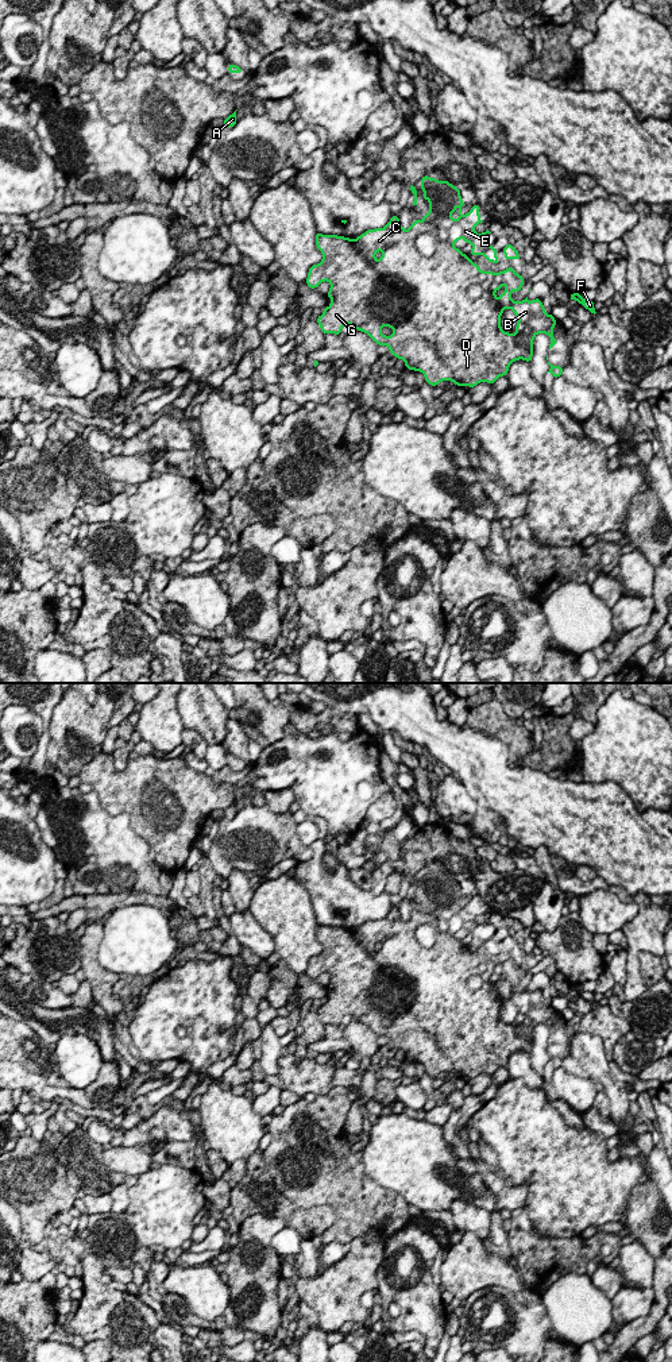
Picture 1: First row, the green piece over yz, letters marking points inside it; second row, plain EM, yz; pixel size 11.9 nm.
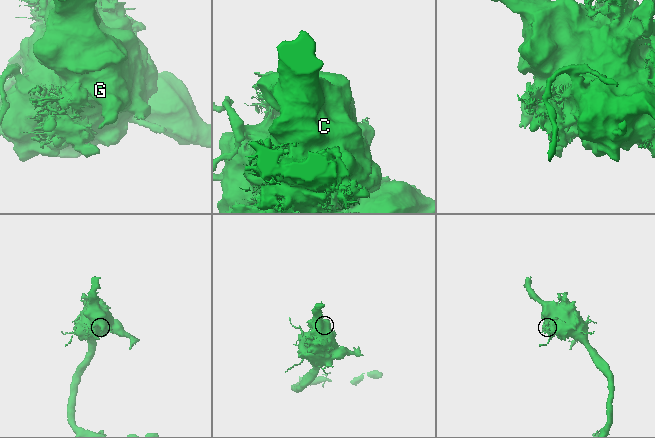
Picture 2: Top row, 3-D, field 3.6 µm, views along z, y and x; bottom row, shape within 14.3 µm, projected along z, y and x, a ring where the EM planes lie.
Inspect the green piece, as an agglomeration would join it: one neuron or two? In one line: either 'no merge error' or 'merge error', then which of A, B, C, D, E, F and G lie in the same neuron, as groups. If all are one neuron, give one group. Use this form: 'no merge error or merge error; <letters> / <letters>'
merge error; A C D E F G / B

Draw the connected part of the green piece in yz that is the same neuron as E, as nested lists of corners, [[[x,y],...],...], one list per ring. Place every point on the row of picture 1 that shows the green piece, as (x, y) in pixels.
[[[424,175],[421,178],[421,184],[422,184],[421,190],[424,192],[424,200],[429,201],[429,212],[424,215],[424,219],[421,221],[414,220],[409,229],[403,229],[398,216],[393,215],[386,227],[368,229],[360,236],[358,236],[355,240],[351,240],[349,238],[344,238],[344,236],[337,236],[337,235],[316,234],[316,246],[323,254],[323,261],[317,265],[313,265],[309,269],[306,285],[312,289],[316,289],[324,281],[328,281],[331,283],[329,293],[327,294],[327,297],[331,298],[331,305],[325,306],[324,313],[317,317],[317,323],[324,335],[325,333],[340,335],[343,327],[345,324],[351,324],[352,325],[351,329],[358,329],[367,333],[378,346],[382,344],[387,346],[390,348],[389,351],[397,359],[401,358],[405,362],[406,369],[421,371],[425,377],[425,381],[430,386],[436,386],[441,381],[452,381],[457,386],[470,386],[470,387],[474,387],[480,382],[487,382],[490,385],[494,385],[498,377],[507,375],[509,366],[513,362],[518,359],[532,362],[533,340],[537,333],[547,333],[551,337],[551,344],[548,347],[548,351],[552,351],[552,347],[559,343],[552,335],[555,325],[547,328],[544,332],[536,332],[532,327],[521,321],[520,317],[517,316],[518,323],[514,335],[505,332],[501,328],[499,320],[503,310],[506,308],[510,308],[514,312],[513,304],[520,302],[520,301],[513,301],[510,293],[521,290],[521,288],[524,286],[524,279],[522,279],[524,275],[517,274],[513,267],[509,267],[505,271],[499,271],[498,274],[495,274],[494,271],[482,271],[476,263],[471,262],[466,254],[463,254],[459,248],[453,246],[453,243],[457,242],[459,239],[463,239],[467,244],[468,243],[472,244],[471,255],[483,255],[488,262],[493,262],[494,265],[499,262],[499,259],[497,258],[498,251],[493,247],[493,244],[490,246],[484,239],[484,236],[491,232],[488,229],[482,234],[475,232],[475,225],[483,223],[479,215],[480,208],[478,207],[478,204],[475,204],[472,205],[471,211],[463,216],[461,207],[466,205],[466,202],[461,200],[460,189],[453,186],[449,181],[437,181],[436,178],[430,178],[429,175]]]

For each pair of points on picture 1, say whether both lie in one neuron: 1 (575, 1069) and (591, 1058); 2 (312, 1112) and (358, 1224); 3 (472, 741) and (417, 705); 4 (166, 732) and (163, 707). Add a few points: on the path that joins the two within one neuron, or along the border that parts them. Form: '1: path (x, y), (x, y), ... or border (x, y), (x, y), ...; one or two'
1: path (579, 1069), (587, 1063); one
2: path (317, 1141), (325, 1149), (325, 1166), (354, 1196); one
3: path (458, 741), (450, 741), (428, 720); one
4: path (163, 726), (163, 713); one

